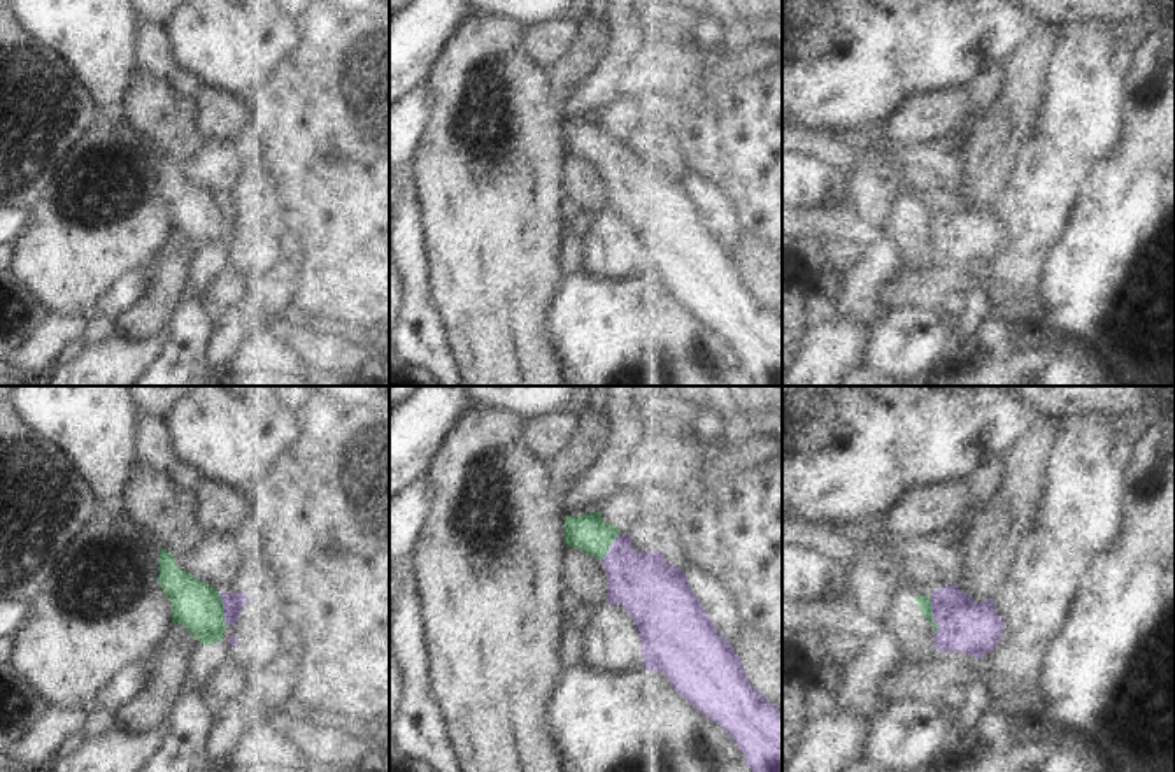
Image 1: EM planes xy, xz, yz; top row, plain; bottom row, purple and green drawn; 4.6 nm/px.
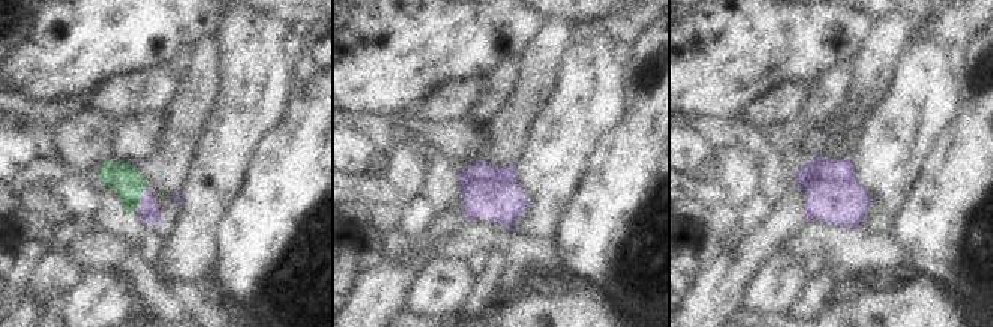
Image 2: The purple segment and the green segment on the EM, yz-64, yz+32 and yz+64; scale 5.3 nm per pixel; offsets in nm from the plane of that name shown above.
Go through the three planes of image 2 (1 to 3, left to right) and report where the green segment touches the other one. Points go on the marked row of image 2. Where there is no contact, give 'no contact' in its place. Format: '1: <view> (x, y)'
1: yz-64 (141, 198)
2: no contact
3: no contact

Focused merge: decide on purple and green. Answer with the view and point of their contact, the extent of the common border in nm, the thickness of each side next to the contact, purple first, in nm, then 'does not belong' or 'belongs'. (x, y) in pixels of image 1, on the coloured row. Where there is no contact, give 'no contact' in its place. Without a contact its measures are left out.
meets purple in yz at (933, 616); contact 180 nm long; 240 nm thick on the purple side, 60 nm on the other; belongs

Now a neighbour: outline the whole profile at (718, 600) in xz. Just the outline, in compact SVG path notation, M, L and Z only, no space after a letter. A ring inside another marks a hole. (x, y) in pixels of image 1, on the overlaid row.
M687 563L682 570L716 630L735 646L744 630L745 618L733 591L703 567Z

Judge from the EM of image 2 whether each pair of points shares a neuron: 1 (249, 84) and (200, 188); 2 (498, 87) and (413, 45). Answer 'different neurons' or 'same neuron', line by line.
1: same neuron
2: different neurons

